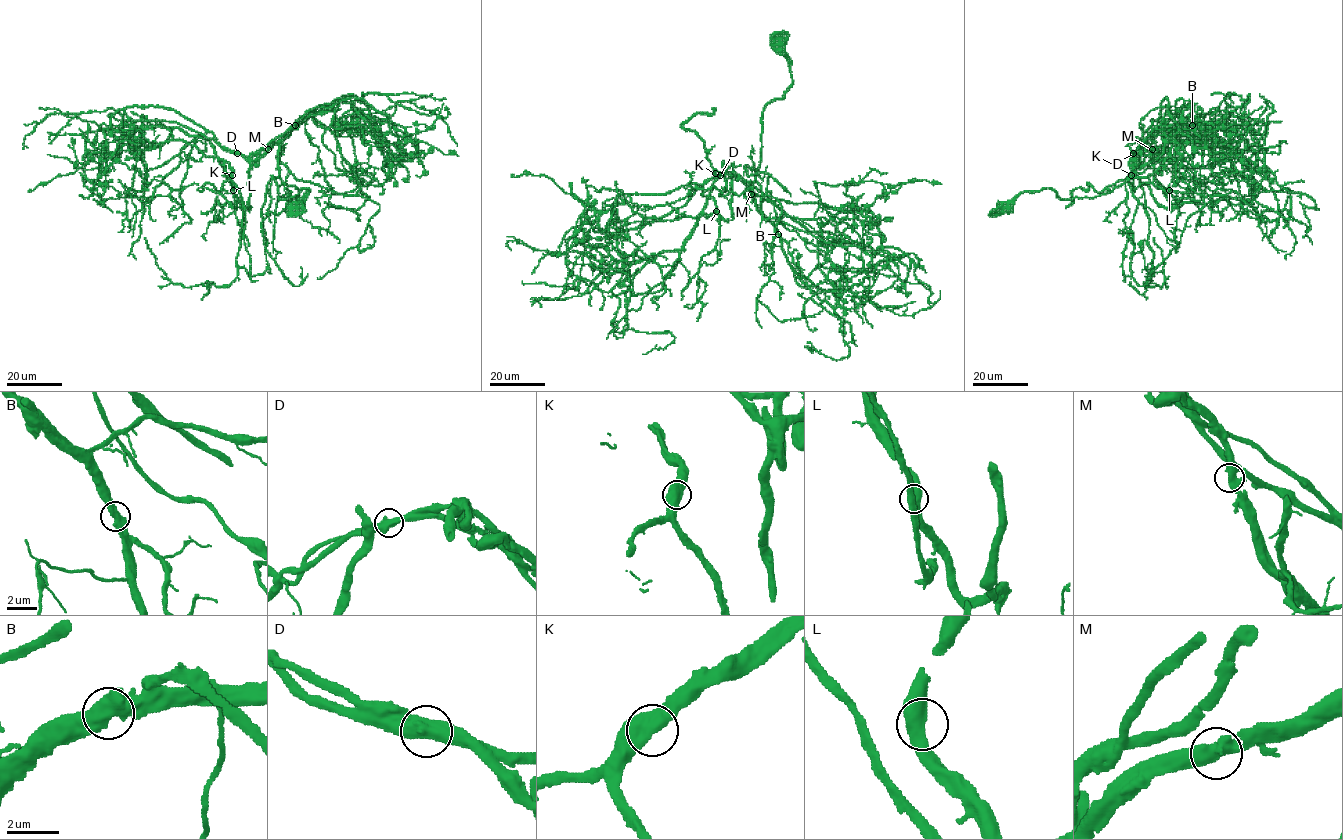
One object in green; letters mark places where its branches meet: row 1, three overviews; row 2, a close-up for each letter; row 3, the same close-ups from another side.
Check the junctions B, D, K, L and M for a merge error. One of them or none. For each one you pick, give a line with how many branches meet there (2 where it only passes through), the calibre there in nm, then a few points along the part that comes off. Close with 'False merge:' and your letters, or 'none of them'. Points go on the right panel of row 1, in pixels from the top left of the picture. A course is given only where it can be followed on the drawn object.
D: branches 2; calibre 550 nm; course (1133, 153), (1191, 106), (1175, 157), (1128, 179), (1148, 218), (1144, 283), (1161, 287), (1153, 237)
False merge: D

